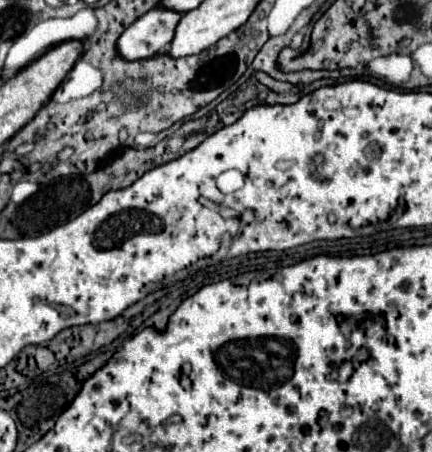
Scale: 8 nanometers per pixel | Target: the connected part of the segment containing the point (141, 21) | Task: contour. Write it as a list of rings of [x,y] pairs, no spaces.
[[[163,7],[151,9],[129,25],[117,39],[117,55],[125,61],[161,55],[169,47],[179,19],[181,15],[175,11],[167,11]]]

